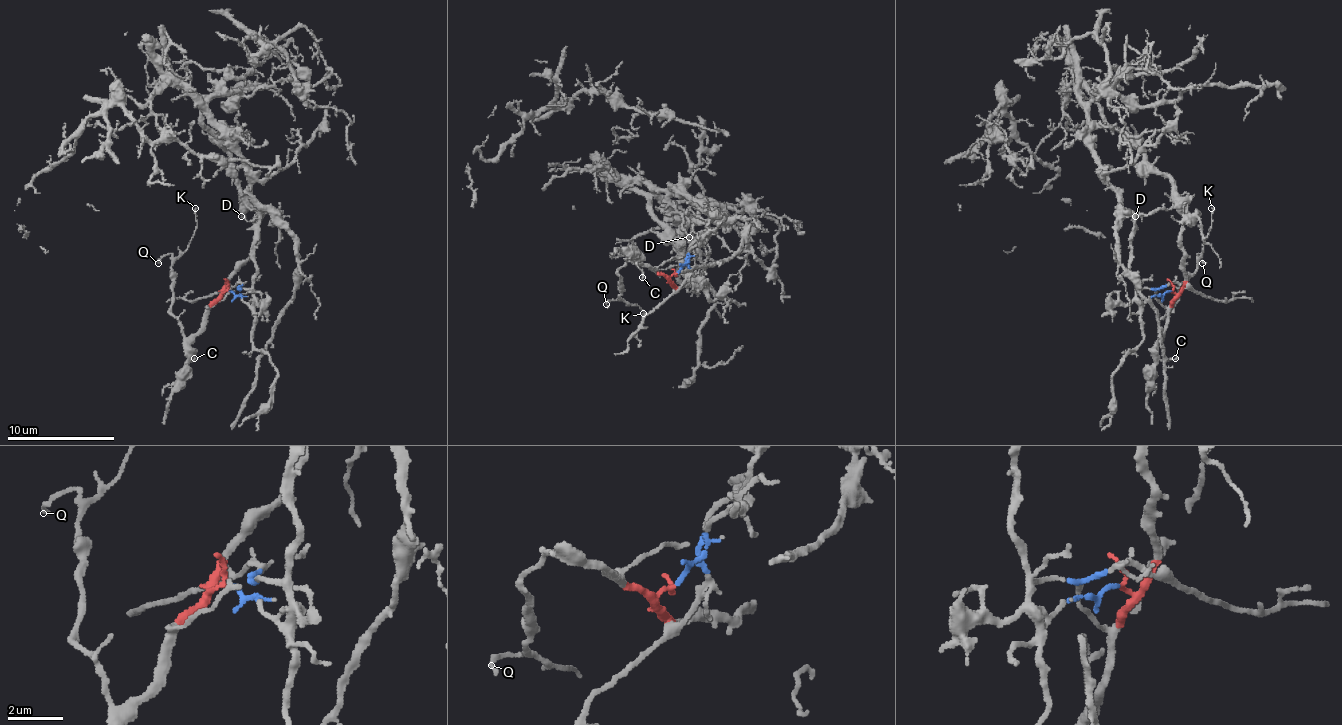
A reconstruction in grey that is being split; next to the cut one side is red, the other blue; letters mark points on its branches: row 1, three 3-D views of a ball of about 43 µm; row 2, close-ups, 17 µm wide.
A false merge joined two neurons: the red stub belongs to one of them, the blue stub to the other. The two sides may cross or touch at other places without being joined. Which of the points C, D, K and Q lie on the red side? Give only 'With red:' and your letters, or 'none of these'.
With red: C, K, Q

